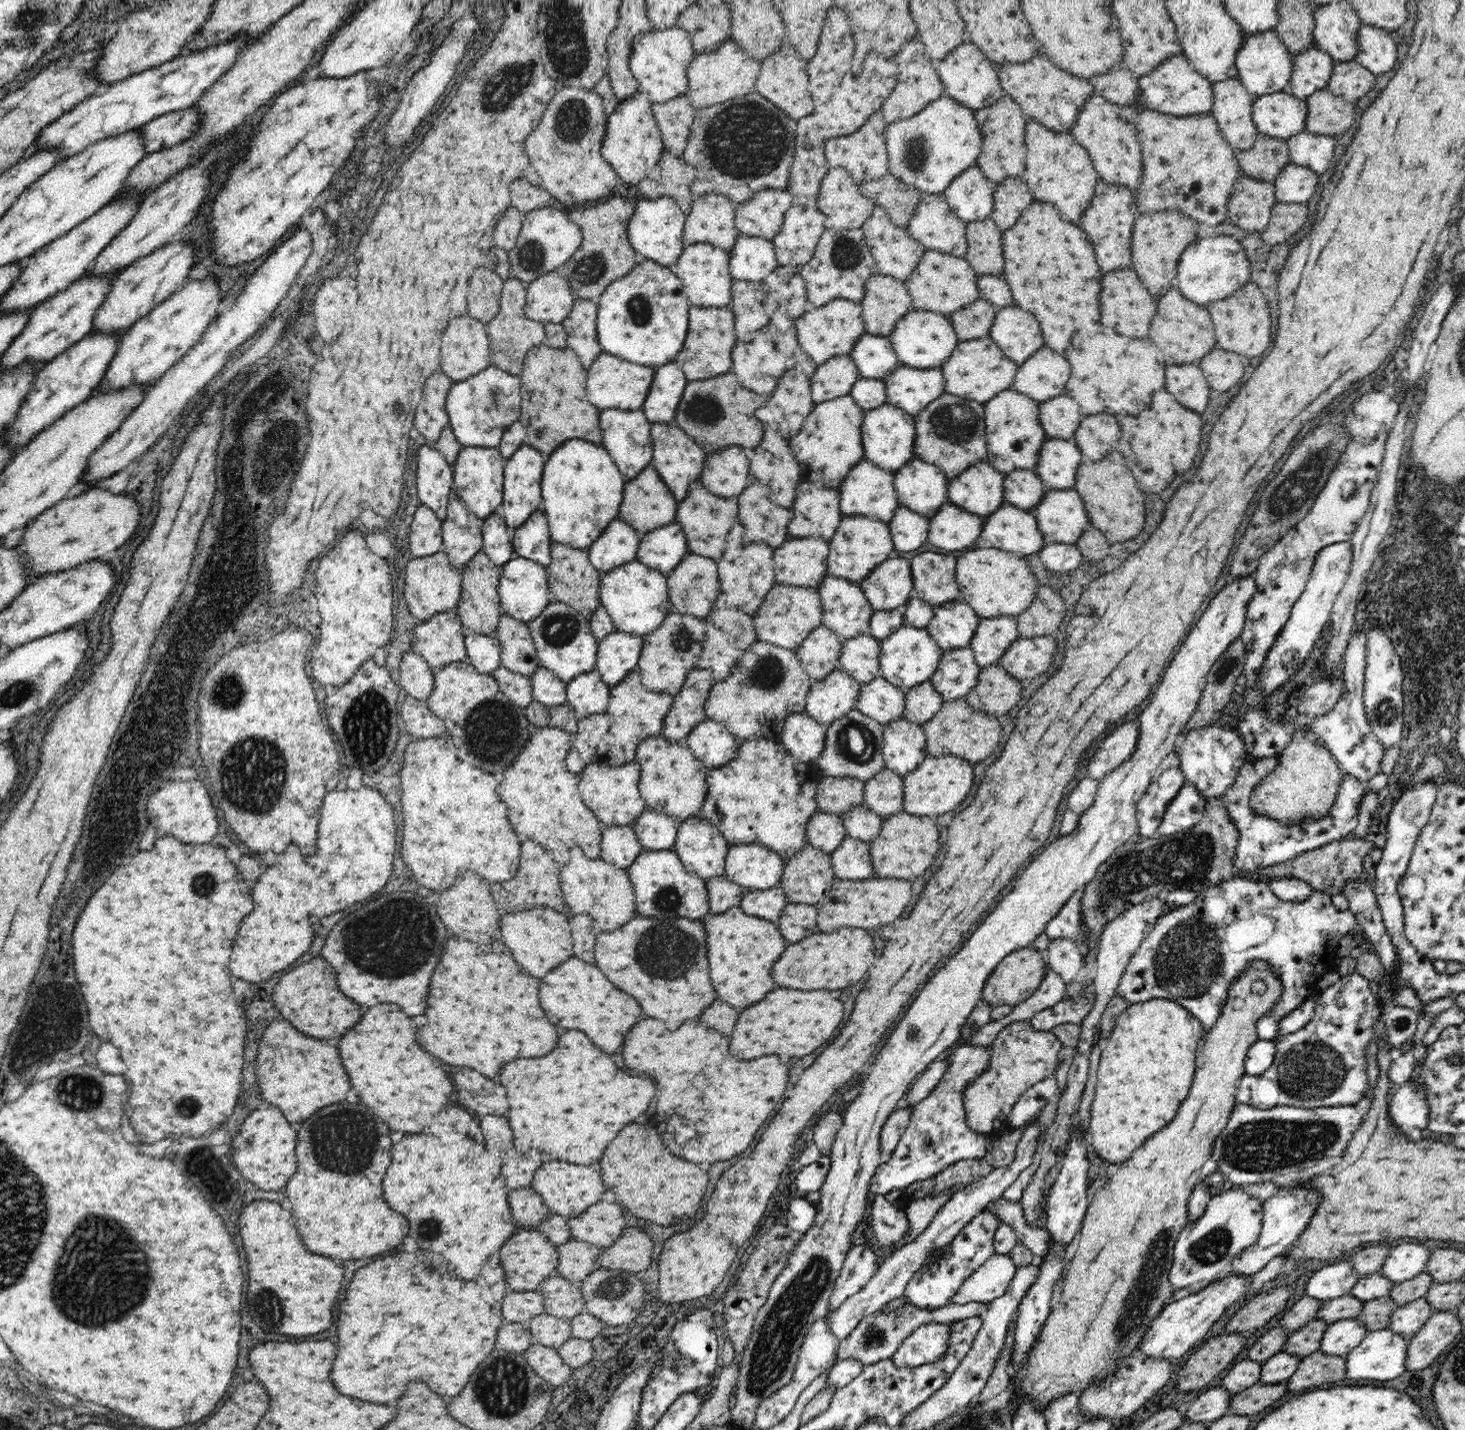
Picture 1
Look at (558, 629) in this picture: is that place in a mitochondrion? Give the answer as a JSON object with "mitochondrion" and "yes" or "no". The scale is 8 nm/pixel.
{"mitochondrion":"yes"}

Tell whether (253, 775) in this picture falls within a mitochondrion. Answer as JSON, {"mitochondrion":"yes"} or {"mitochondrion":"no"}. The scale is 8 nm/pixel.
{"mitochondrion":"yes"}

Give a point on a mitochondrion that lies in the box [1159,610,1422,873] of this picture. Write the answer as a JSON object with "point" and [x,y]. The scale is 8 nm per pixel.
{"point":[1386,711]}

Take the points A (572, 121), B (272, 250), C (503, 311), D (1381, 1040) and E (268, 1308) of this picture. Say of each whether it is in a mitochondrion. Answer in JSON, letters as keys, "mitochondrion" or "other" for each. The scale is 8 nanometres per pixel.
{"A":"mitochondrion","B":"other","C":"other","D":"other","E":"mitochondrion"}

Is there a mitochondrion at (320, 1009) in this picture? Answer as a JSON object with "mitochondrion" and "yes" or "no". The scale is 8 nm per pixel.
{"mitochondrion":"no"}

